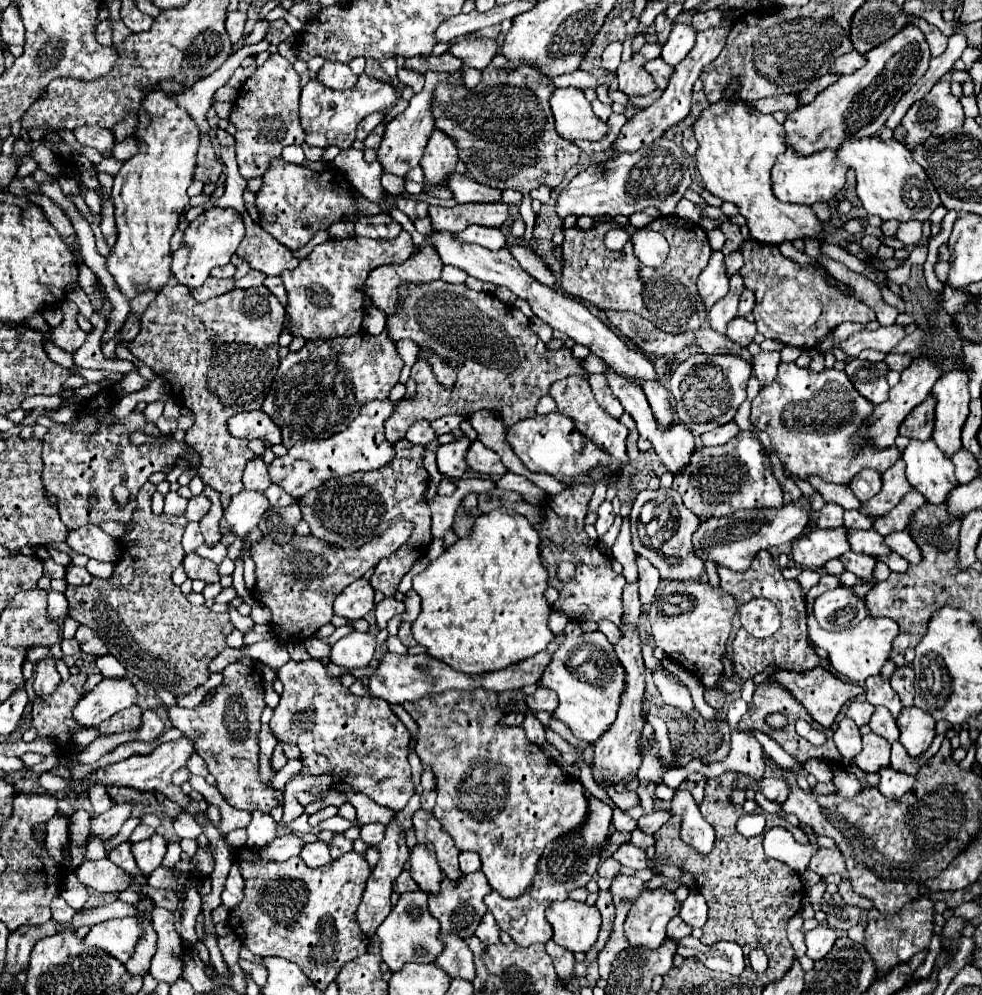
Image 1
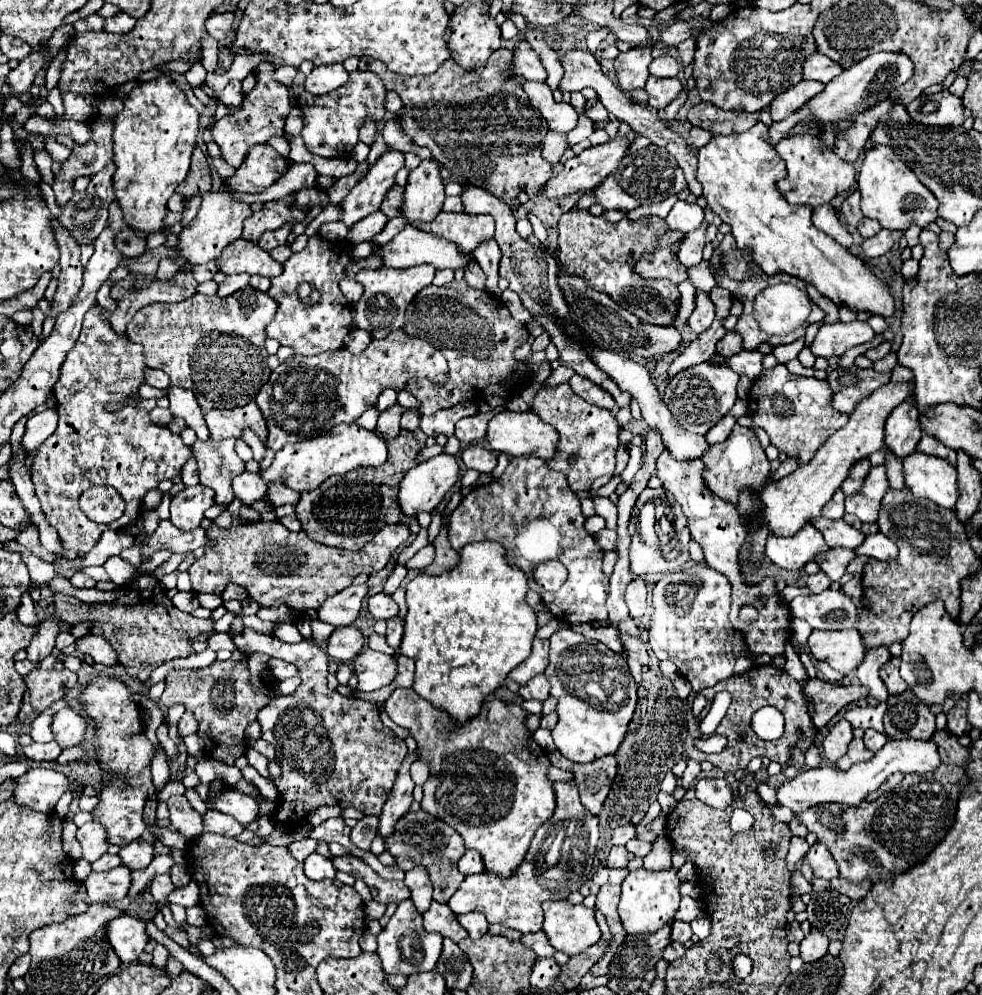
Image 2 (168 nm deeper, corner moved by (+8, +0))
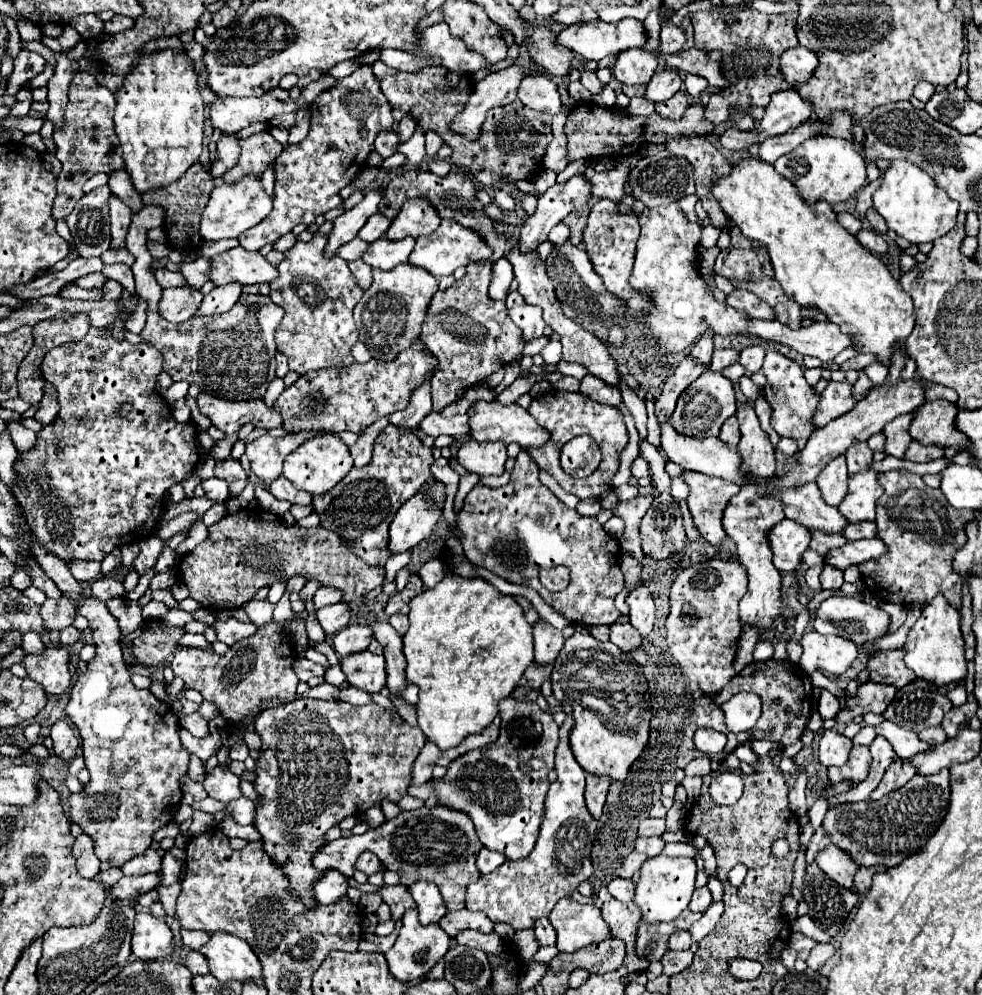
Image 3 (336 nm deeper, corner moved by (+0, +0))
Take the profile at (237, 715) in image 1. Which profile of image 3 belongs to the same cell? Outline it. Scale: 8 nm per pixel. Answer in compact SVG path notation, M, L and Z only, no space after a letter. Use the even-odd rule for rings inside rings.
M302 613L292 615L290 619L276 623L274 619L266 625L258 627L252 637L236 641L224 655L218 655L208 649L184 647L178 649L172 659L172 669L176 677L182 677L186 687L198 689L206 701L212 701L220 707L220 713L228 719L228 723L236 723L244 719L248 713L256 715L262 699L280 697L292 701L296 695L298 677L292 669L294 659L298 657L292 643L290 621L304 619Z

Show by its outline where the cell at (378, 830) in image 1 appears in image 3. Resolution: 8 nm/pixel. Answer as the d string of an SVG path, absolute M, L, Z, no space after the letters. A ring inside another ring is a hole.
M364 853L364 857L358 857L358 861L356 861L356 869L362 871L362 873L366 873L370 877L370 875L378 873L382 869L382 865L380 865L380 859L376 855Z

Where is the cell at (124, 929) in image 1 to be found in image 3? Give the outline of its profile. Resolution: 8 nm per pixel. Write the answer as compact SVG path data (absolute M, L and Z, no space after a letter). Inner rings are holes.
M138 913L132 935L132 955L138 959L164 959L174 953L170 927L152 913Z

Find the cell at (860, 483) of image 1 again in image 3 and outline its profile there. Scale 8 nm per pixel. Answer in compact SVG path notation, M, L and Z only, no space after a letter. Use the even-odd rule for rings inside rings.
M856 441L846 449L846 459L848 459L848 473L864 471L872 463L872 449L868 447L866 441Z

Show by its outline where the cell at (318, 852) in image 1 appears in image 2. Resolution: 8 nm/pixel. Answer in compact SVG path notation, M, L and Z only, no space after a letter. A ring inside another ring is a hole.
M310 853L304 859L304 873L306 873L308 879L320 881L324 877L334 877L336 875L336 869L334 869L334 865L332 865L330 859L322 857L320 853Z

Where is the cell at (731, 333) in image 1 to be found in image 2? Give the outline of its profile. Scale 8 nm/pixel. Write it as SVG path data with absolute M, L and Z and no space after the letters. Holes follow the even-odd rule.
M728 331L724 339L718 341L718 353L722 353L724 357L732 357L740 351L742 351L742 335L736 331Z

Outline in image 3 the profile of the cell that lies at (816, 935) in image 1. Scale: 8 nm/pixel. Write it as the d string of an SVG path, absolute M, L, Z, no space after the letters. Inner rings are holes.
M818 943L818 945L810 951L810 957L806 959L806 965L808 965L812 971L818 971L834 953L836 953L834 945L830 945L830 943Z

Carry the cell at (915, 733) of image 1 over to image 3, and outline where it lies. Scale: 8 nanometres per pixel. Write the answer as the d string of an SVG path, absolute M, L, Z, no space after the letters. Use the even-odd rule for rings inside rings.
M914 679L904 689L898 689L896 697L884 711L884 717L898 727L918 733L920 729L940 725L944 713L950 709L950 699L940 693L934 683L926 679Z

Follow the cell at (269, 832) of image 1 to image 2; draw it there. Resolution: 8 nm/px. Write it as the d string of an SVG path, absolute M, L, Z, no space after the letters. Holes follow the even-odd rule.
M232 789L232 793L224 793L224 797L216 801L216 809L226 815L232 815L244 827L258 819L258 803L250 795L240 793L238 789Z

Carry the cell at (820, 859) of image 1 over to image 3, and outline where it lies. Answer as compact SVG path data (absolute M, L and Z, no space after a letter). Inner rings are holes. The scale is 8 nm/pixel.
M828 845L824 847L818 857L816 857L818 867L830 877L834 879L838 885L852 889L854 887L854 873L858 869L858 865L854 863L852 857L848 857L848 853L844 853L840 847L836 845Z

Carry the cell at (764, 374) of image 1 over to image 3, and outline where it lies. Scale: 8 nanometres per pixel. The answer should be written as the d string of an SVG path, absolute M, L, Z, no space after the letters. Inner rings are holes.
M756 345L756 347L746 347L746 349L740 351L738 363L740 363L746 371L756 373L756 371L760 371L760 367L762 367L764 355L766 355L766 351L764 351L764 347L760 347L760 345Z

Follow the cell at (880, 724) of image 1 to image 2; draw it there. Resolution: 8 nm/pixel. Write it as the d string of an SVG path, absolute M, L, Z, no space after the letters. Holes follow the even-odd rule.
M866 729L862 739L864 739L864 743L868 745L870 751L878 751L878 749L882 749L882 747L886 745L886 741L888 741L886 733L880 733L880 731L874 731L874 729Z

